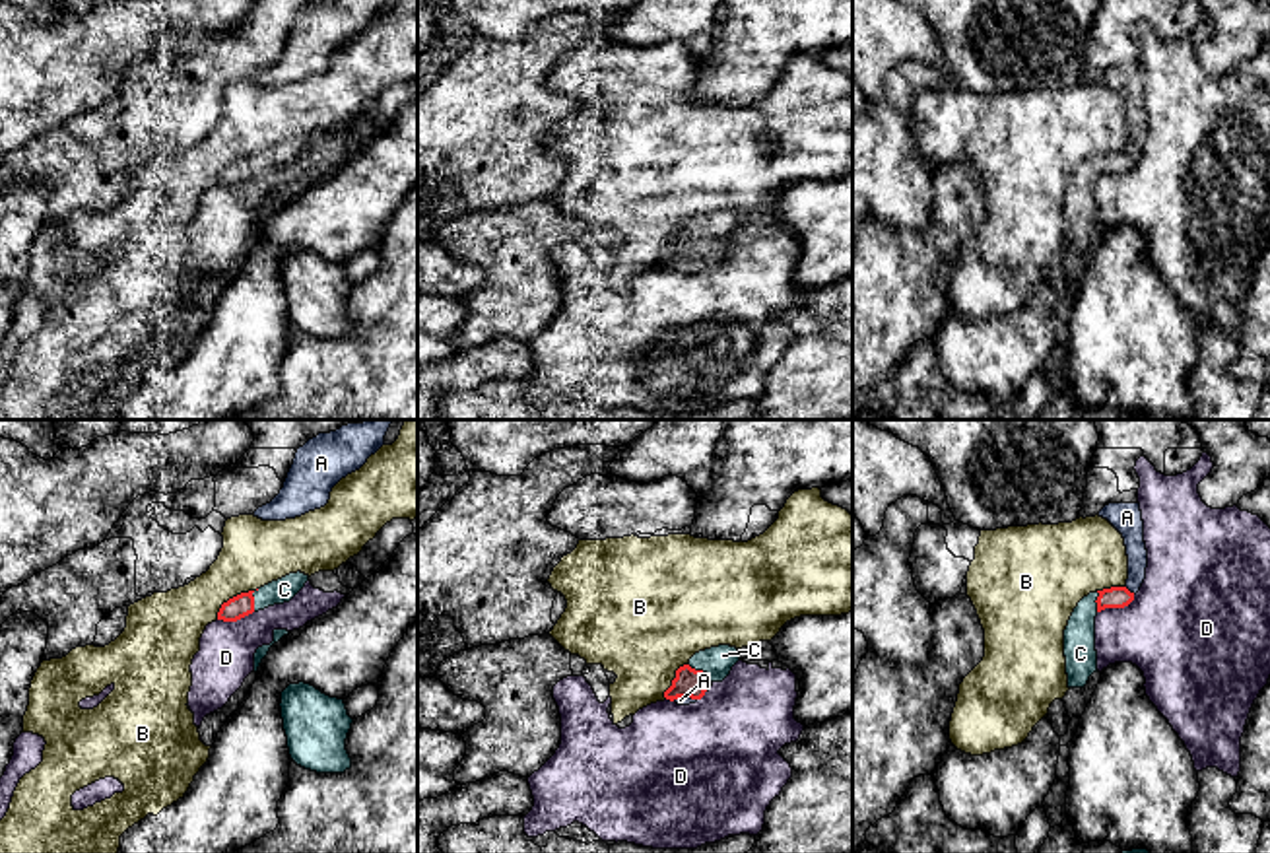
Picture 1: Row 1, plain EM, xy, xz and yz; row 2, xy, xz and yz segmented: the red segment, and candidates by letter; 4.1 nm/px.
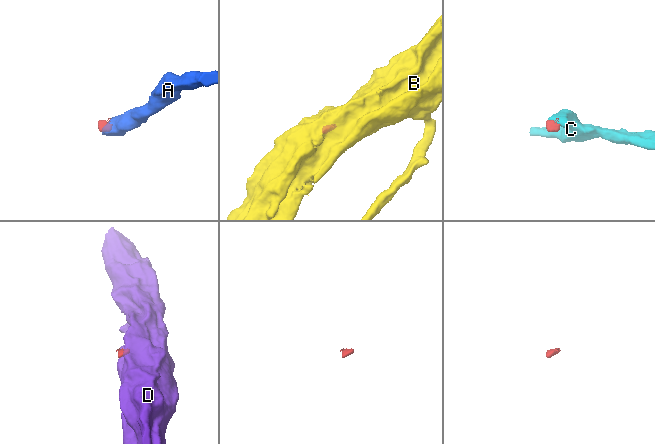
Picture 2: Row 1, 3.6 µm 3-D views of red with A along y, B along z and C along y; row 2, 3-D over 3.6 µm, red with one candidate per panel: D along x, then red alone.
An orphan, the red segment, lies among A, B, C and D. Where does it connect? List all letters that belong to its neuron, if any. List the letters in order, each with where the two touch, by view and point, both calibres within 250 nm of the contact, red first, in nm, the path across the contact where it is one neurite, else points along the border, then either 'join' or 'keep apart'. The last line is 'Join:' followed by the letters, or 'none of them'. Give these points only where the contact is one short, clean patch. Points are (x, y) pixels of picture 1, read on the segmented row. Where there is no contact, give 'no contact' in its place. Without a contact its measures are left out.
A: contact yz (1129, 591); calibres 100 and 100 nm; way yz (1117, 597), (1129, 591), (1135, 581), (1133, 531); join
B: contact xy (233, 597); calibres 90 and 280 nm; border xy (257, 587), (230, 597), (216, 618); keep apart
C: contact xz (701, 671); calibres 120 and 130 nm; way xz (688, 682), (701, 671), (717, 661); join
D: contact yz (1117, 607); calibres 100 and 420 nm; border yz (1135, 595), (1123, 607), (1105, 607), (1098, 613); keep apart
Join: A, C

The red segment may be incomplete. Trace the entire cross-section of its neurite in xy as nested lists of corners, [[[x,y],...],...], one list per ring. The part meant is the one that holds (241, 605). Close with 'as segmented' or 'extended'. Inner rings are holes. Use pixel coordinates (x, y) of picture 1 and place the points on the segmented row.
[[[297,571],[272,581],[258,591],[241,593],[221,604],[217,620],[237,622],[268,606],[289,602],[305,587],[307,581],[309,575]]]; extended

